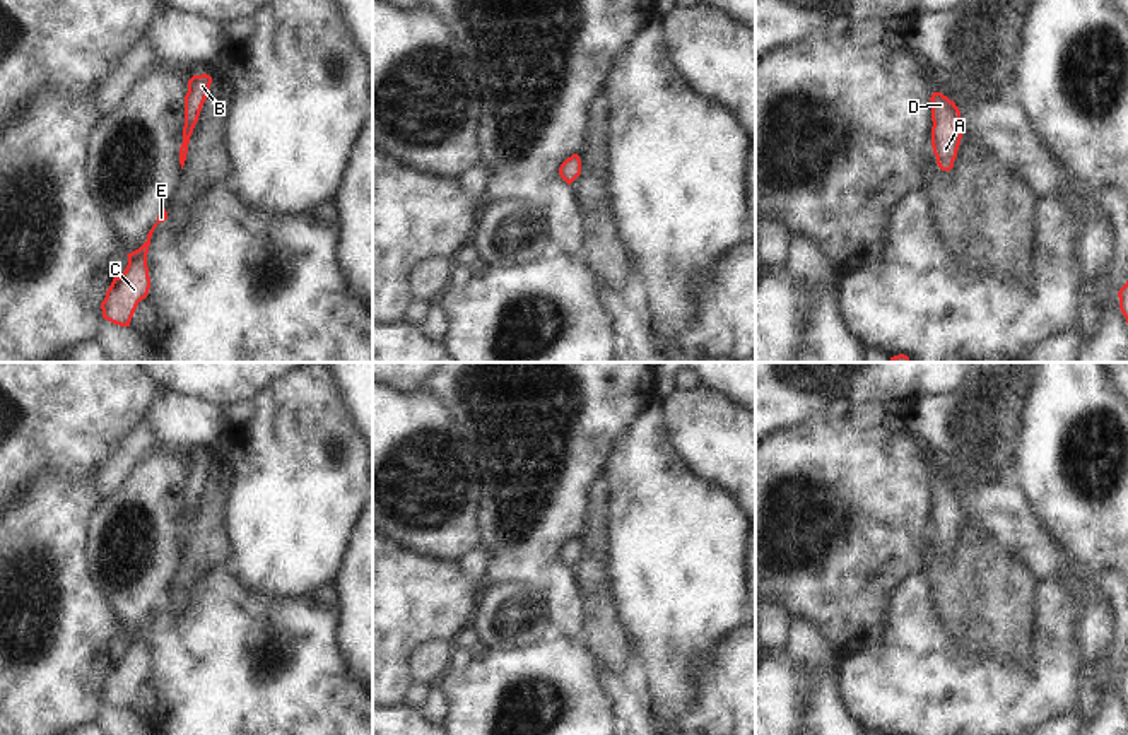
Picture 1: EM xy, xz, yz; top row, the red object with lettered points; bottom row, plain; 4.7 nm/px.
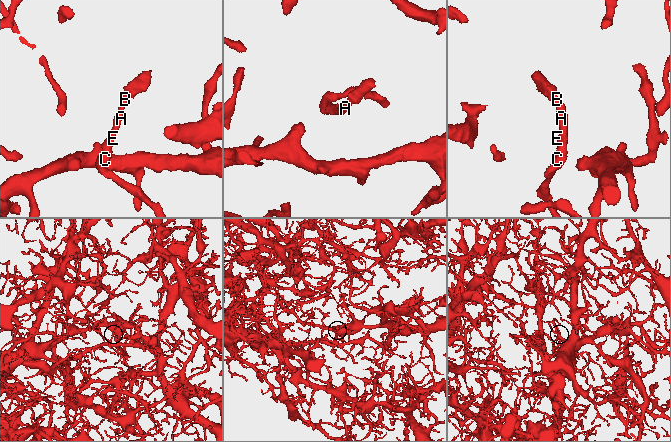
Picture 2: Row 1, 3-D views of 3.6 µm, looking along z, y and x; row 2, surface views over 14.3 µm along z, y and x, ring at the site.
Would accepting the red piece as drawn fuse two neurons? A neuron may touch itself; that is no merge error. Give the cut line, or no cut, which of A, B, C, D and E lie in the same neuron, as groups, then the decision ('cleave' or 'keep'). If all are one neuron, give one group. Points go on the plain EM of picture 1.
cut none; groups A B C D E; keep

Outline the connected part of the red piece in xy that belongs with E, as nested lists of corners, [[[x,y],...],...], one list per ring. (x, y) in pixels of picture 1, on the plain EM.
[[[166,591],[159,595],[157,605],[152,609],[152,612],[147,617],[147,624],[135,634],[128,636],[128,648],[125,655],[120,660],[115,660],[109,672],[106,673],[106,680],[101,685],[103,701],[120,708],[120,709],[130,709],[130,704],[133,701],[133,696],[142,682],[147,680],[150,672],[150,660],[149,660],[149,650],[147,650],[147,636],[150,629],[150,620],[154,612],[159,605],[164,605],[167,602]]]

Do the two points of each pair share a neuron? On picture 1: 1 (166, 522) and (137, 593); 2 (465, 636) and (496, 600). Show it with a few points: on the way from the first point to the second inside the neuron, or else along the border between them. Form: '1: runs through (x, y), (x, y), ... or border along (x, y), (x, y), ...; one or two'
1: runs through (156, 539), (154, 564), (144, 576); one
2: border along (469, 626), (479, 640); two

